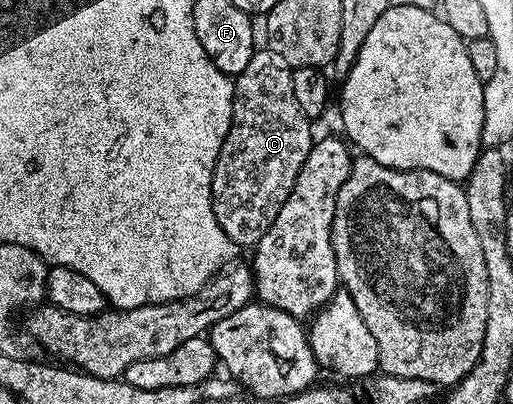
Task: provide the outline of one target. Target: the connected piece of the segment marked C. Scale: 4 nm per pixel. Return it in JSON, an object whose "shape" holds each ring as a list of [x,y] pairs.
{"shape":[[[257,49],[250,57],[250,65],[246,65],[246,69],[242,69],[242,73],[234,79],[230,129],[214,165],[212,208],[226,237],[230,237],[230,241],[234,241],[240,249],[255,248],[262,233],[270,229],[274,217],[278,217],[278,209],[282,209],[286,197],[290,197],[290,189],[294,189],[294,181],[298,181],[298,169],[302,169],[302,161],[306,161],[306,153],[310,153],[314,142],[313,124],[304,116],[302,109],[298,109],[298,101],[294,98],[293,70],[279,53]]]}

